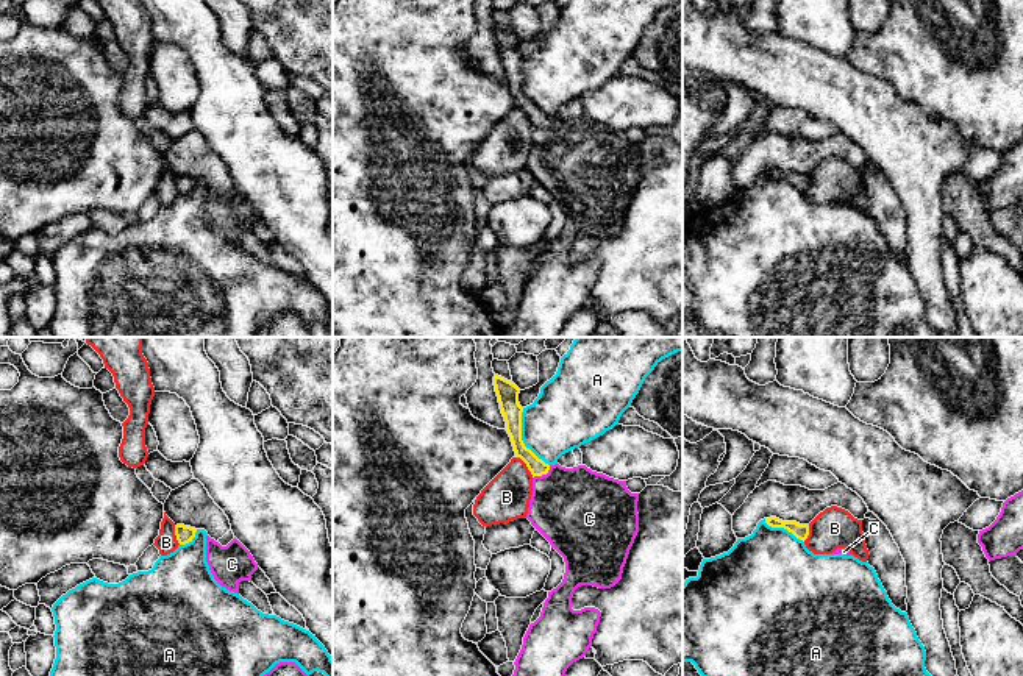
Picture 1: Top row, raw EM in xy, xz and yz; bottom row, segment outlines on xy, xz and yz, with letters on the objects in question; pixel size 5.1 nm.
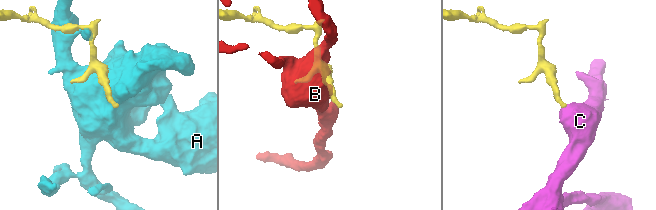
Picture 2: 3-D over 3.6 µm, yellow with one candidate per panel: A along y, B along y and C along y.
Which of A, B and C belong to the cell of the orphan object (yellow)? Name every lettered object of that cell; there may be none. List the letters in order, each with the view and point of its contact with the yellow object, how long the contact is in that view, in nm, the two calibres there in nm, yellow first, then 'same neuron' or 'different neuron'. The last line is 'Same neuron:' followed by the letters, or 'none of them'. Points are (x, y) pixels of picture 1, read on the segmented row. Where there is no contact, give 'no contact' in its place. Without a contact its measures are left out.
A: contact xz (520, 439); length 340 nm; calibres 110 and 340 nm; different neuron
B: contact xz (527, 466); length 140 nm; calibres 90 and 240 nm; different neuron
C: contact xz (542, 473); length 120 nm; calibres 90 and 420 nm; same neuron
Same neuron: C

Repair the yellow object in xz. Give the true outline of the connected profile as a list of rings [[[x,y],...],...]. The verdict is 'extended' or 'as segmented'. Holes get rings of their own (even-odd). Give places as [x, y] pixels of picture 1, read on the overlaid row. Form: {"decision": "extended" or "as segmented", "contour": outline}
{"decision": "extended", "contour": [[[498,375],[494,376],[494,386],[515,457],[520,457],[533,475],[533,495],[526,518],[565,562],[562,582],[548,592],[540,617],[529,624],[523,637],[512,676],[565,676],[567,668],[583,659],[592,646],[601,617],[595,607],[573,610],[573,593],[579,585],[611,589],[622,579],[629,550],[639,532],[639,493],[631,493],[626,481],[592,471],[586,465],[565,468],[559,464],[545,464],[522,440],[520,389]]]}

